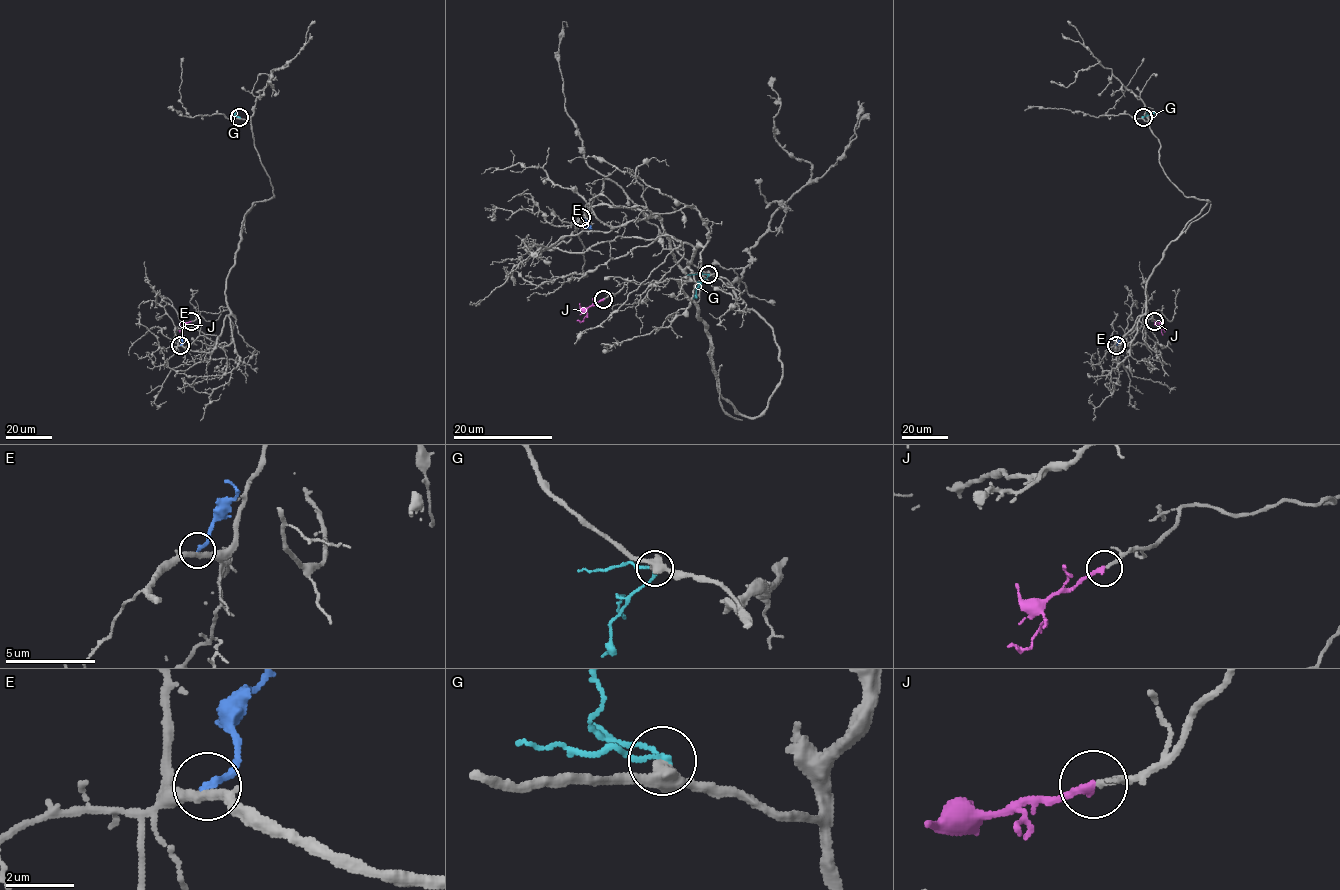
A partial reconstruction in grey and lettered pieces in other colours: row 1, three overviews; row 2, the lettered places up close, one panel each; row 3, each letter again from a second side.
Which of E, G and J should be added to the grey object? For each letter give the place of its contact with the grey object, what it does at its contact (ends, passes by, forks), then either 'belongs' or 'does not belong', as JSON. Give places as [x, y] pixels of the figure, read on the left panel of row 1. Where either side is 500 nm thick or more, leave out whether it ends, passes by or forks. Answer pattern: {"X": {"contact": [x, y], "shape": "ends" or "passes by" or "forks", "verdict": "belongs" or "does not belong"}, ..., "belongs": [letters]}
{"E": {"contact": [180, 345], "shape": "ends", "verdict": "does not belong"}, "G": {"contact": [239, 117], "shape": "passes by", "verdict": "does not belong"}, "J": {"contact": [191, 321], "shape": "ends", "verdict": "belongs"}, "belongs": ["J"]}

